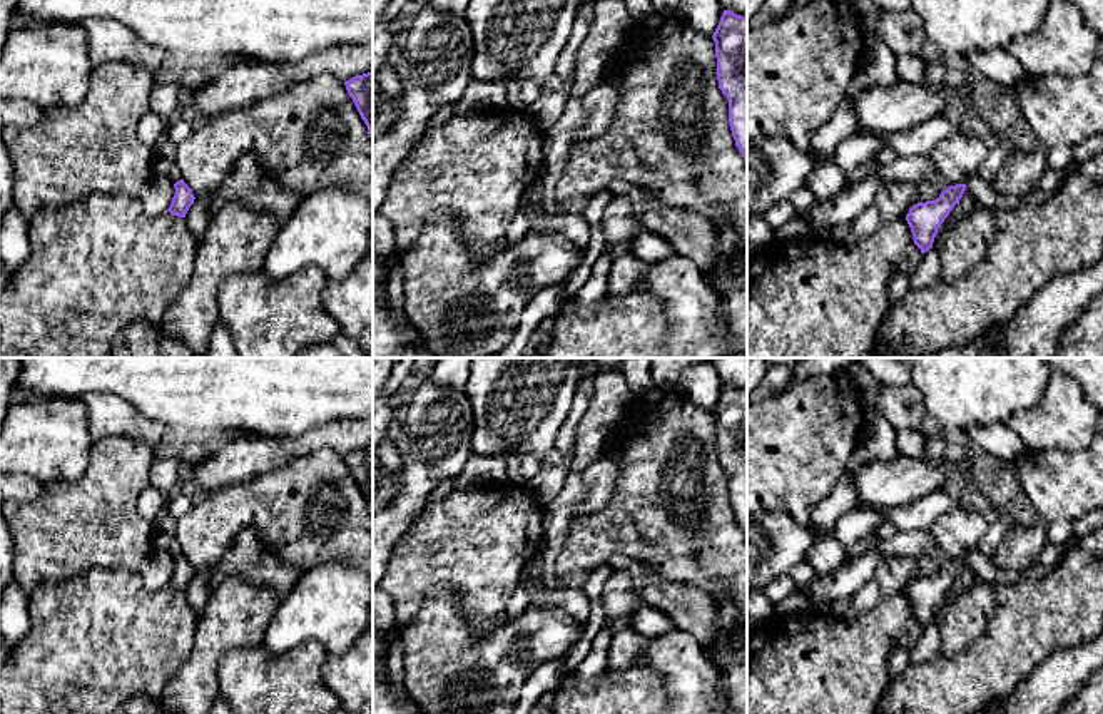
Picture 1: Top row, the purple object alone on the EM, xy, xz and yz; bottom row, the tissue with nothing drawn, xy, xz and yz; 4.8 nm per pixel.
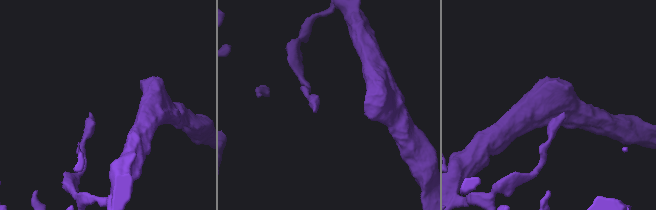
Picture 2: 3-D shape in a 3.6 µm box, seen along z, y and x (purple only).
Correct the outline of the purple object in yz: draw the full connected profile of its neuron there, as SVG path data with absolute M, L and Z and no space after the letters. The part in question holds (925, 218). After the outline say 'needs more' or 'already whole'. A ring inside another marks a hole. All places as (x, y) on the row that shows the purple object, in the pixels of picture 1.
M966 184L949 186L936 201L917 202L909 209L906 221L911 227L914 244L923 254L933 247L939 226L959 202L964 191Z; already whole

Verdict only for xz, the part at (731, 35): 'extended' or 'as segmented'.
as segmented

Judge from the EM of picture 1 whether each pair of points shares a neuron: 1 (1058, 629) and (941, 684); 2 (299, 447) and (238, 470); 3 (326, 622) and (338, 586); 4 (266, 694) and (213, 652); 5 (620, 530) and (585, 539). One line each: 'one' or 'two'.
1: one
2: one
3: one
4: two
5: one

